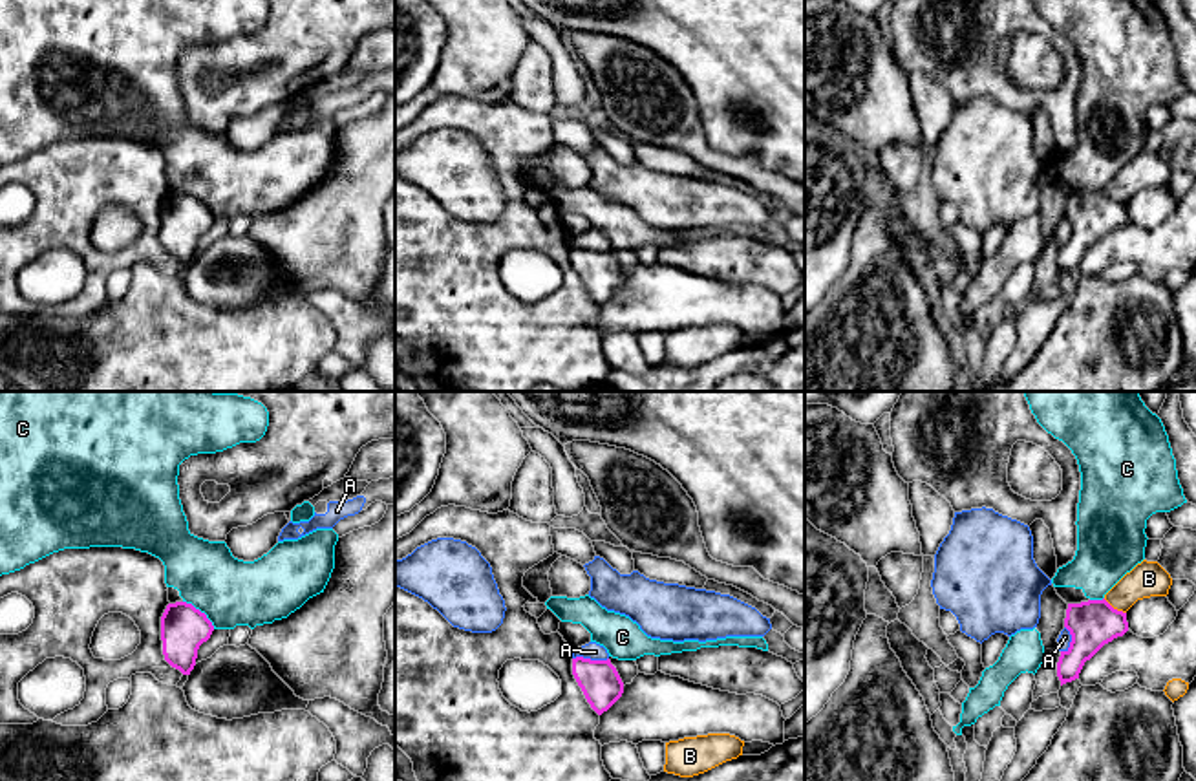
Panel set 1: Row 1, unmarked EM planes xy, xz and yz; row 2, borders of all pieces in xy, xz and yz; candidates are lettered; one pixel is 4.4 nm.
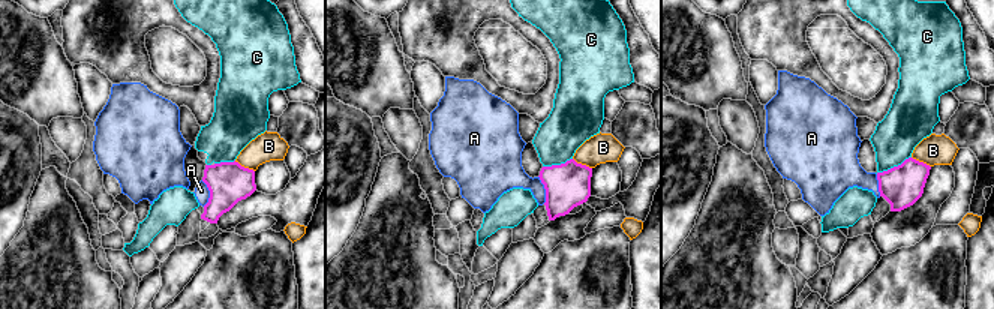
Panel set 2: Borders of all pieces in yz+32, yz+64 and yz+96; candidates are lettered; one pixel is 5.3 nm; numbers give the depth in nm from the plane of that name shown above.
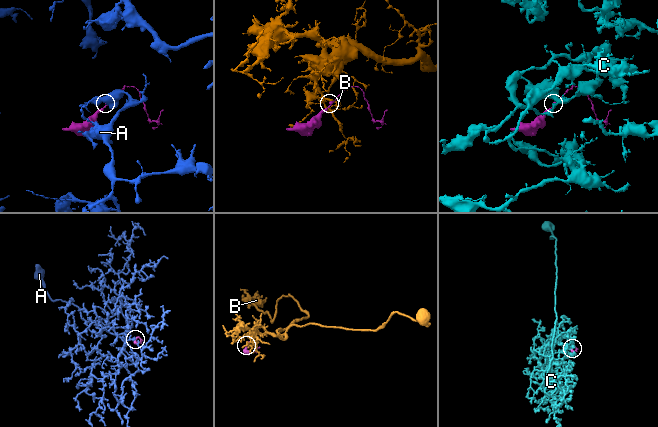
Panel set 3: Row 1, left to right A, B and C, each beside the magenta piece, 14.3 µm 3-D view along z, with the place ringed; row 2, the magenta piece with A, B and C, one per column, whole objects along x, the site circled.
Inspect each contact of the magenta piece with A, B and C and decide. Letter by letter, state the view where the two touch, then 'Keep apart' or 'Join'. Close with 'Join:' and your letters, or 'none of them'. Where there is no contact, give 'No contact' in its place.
A: Touches magenta in xz. Keep apart
B: Touches magenta in yz. Keep apart
C: Touches magenta in xy. Keep apart
Join: none of them

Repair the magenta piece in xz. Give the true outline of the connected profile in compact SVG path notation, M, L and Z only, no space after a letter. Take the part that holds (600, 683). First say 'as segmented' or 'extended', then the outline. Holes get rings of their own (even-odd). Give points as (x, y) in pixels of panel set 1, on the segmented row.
as segmented; M572 658L572 675L591 708L602 715L624 693L624 682L611 660Z

